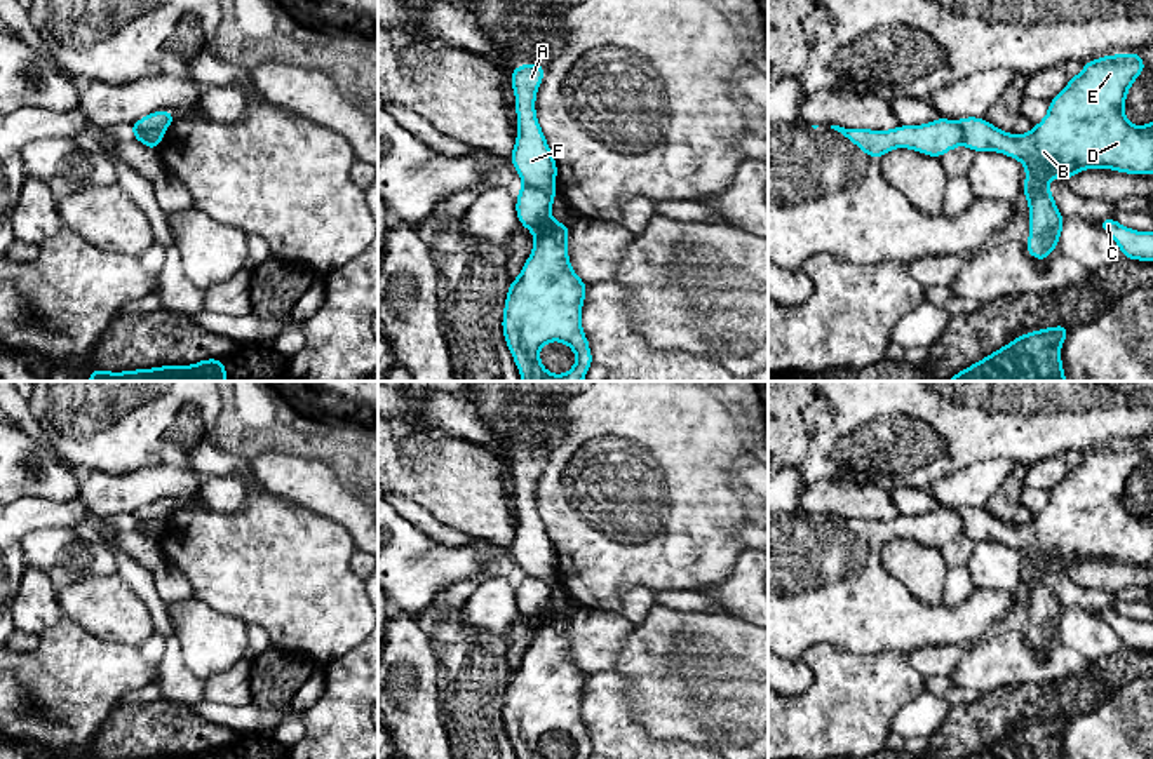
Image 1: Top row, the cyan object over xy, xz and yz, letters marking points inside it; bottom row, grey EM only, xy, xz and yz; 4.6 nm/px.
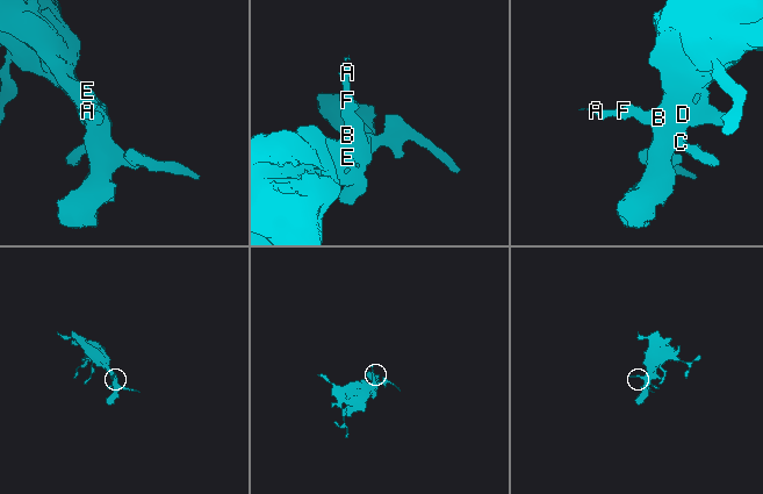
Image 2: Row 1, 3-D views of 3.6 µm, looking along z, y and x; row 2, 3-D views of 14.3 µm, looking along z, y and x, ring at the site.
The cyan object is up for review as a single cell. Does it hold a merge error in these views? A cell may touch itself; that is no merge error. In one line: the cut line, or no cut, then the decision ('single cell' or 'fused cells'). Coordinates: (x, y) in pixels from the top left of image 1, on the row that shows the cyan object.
cut xz (525, 183), (552, 188); fused cells

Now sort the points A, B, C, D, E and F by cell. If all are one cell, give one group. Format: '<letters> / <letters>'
A F / B C D E

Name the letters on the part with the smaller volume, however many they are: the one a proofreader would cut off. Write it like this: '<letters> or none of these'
A, F

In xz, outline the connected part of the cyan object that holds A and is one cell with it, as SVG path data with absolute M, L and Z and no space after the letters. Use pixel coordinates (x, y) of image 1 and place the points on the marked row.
M517 64L510 75L516 94L517 139L509 162L516 167L524 185L554 188L557 164L536 120L536 91L545 77L545 66Z

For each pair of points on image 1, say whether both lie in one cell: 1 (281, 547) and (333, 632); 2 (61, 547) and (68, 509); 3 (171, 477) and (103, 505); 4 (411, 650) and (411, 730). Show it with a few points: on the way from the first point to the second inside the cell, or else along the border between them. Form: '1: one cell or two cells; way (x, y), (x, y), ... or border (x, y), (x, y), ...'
1: one cell; way (284, 568), (321, 611)
2: two cells; border (72, 526), (35, 528), (25, 537)
3: one cell; way (154, 483), (121, 495)
4: one cell; way (425, 669), (422, 711)

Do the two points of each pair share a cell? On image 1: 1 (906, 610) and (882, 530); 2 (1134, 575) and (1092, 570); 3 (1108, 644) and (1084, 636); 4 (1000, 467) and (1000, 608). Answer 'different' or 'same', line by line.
1: same
2: same
3: same
4: different

